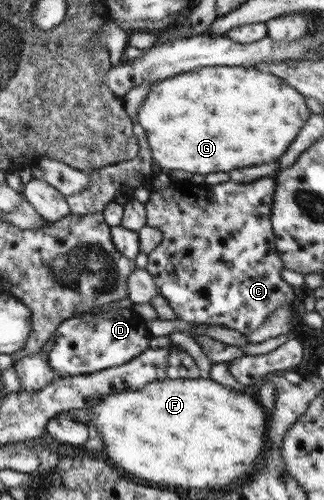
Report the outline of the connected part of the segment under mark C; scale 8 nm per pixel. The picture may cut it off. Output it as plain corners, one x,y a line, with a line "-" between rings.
261,177
246,183
234,183
228,180
214,185
174,182
173,186
162,189
162,191
150,190
148,201
143,204
145,207
145,225
159,229
162,239
147,254
145,270
152,276
154,285
157,287
157,293
165,299
170,309
175,313
176,318
183,319
188,323
225,327
226,329
233,329
234,331
248,334
260,327
267,320
267,317
270,317
278,309
279,305
293,304
295,301
293,287
287,285
280,278
280,271
282,271
283,265
276,253
275,239
271,230
270,206
272,198
274,198
274,189
275,177

